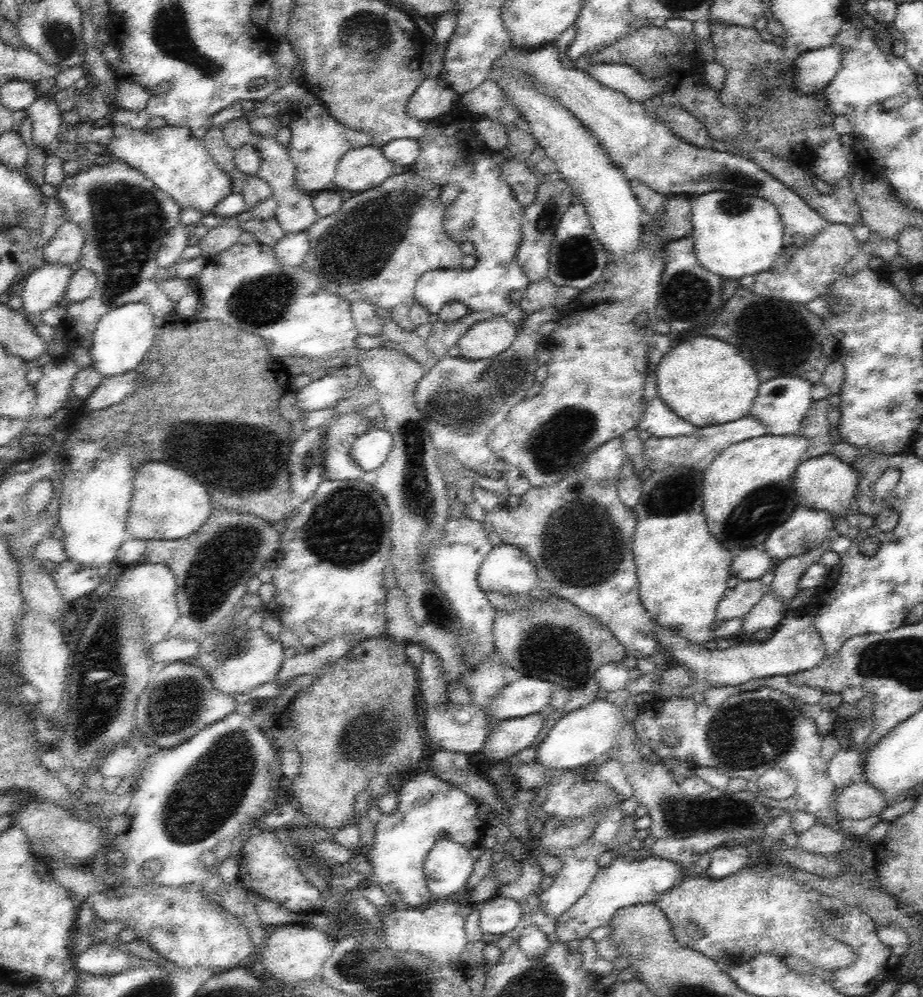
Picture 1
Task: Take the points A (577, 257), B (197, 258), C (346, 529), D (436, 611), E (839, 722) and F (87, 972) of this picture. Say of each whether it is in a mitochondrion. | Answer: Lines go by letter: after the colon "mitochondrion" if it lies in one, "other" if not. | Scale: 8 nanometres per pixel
A: mitochondrion
B: other
C: mitochondrion
D: other
E: other
F: other

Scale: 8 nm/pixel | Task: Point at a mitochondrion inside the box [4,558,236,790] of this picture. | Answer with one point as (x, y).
(175, 704)

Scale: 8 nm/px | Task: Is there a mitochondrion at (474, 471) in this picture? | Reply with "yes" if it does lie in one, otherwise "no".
no

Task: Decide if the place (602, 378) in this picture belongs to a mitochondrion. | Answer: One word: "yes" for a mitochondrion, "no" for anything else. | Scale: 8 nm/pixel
no

